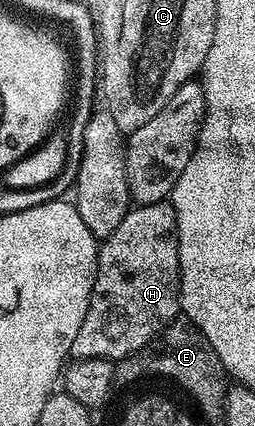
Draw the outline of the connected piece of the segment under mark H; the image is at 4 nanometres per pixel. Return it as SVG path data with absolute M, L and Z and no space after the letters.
M171 201L163 202L146 202L137 205L135 208L129 209L127 216L122 220L122 224L118 224L118 228L114 228L114 232L110 232L108 238L103 239L99 243L98 253L96 255L96 275L94 276L94 288L90 296L90 304L86 308L86 320L82 320L82 328L78 328L78 336L74 336L74 344L72 345L71 357L77 358L107 358L114 360L117 354L121 354L124 358L128 354L138 353L152 337L153 333L159 332L162 328L166 328L175 322L181 313L181 308L175 304L176 294L176 254L175 242L178 241L176 235L176 213L172 207Z

